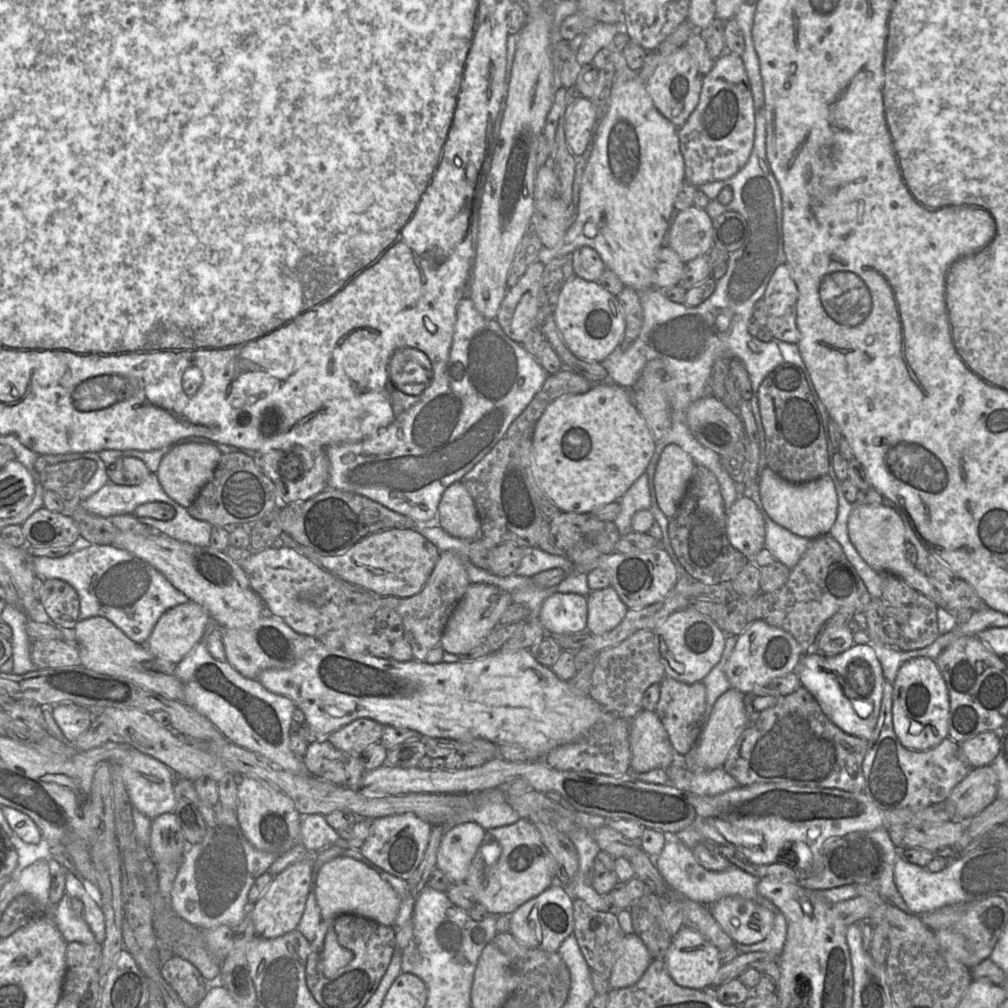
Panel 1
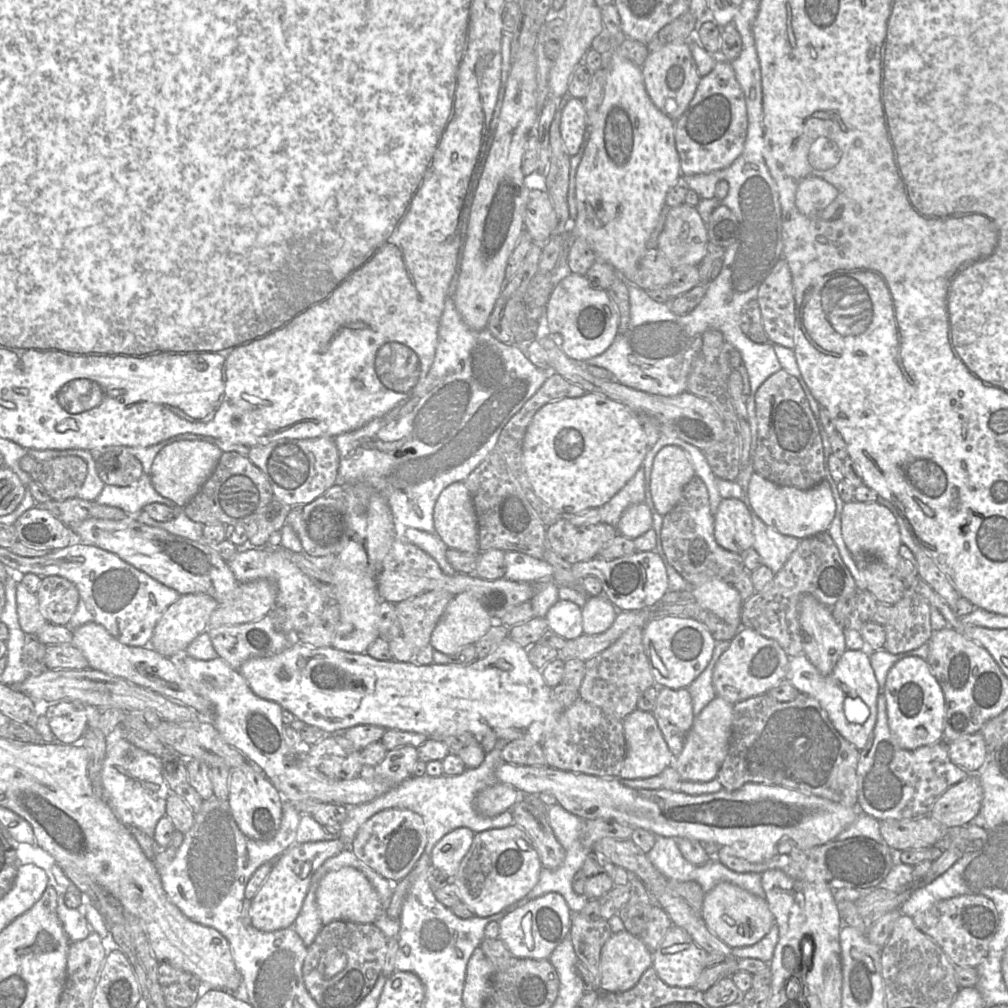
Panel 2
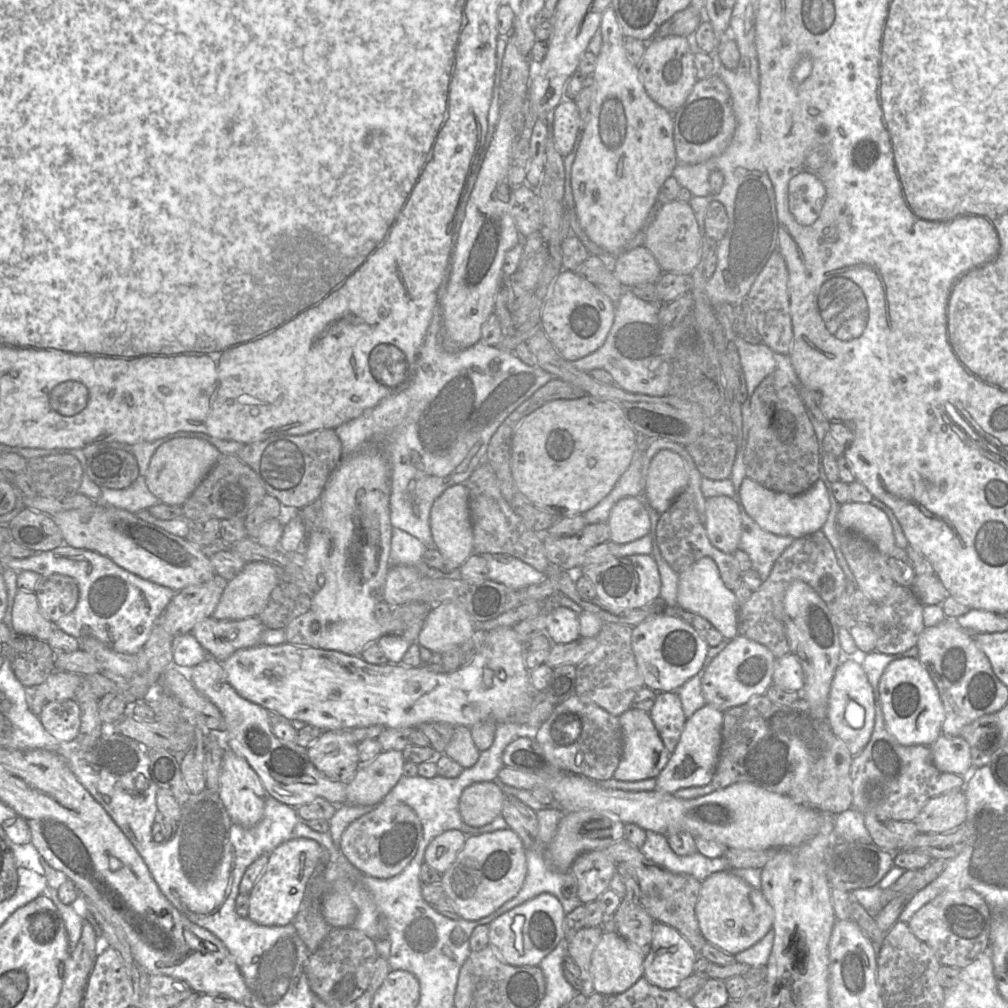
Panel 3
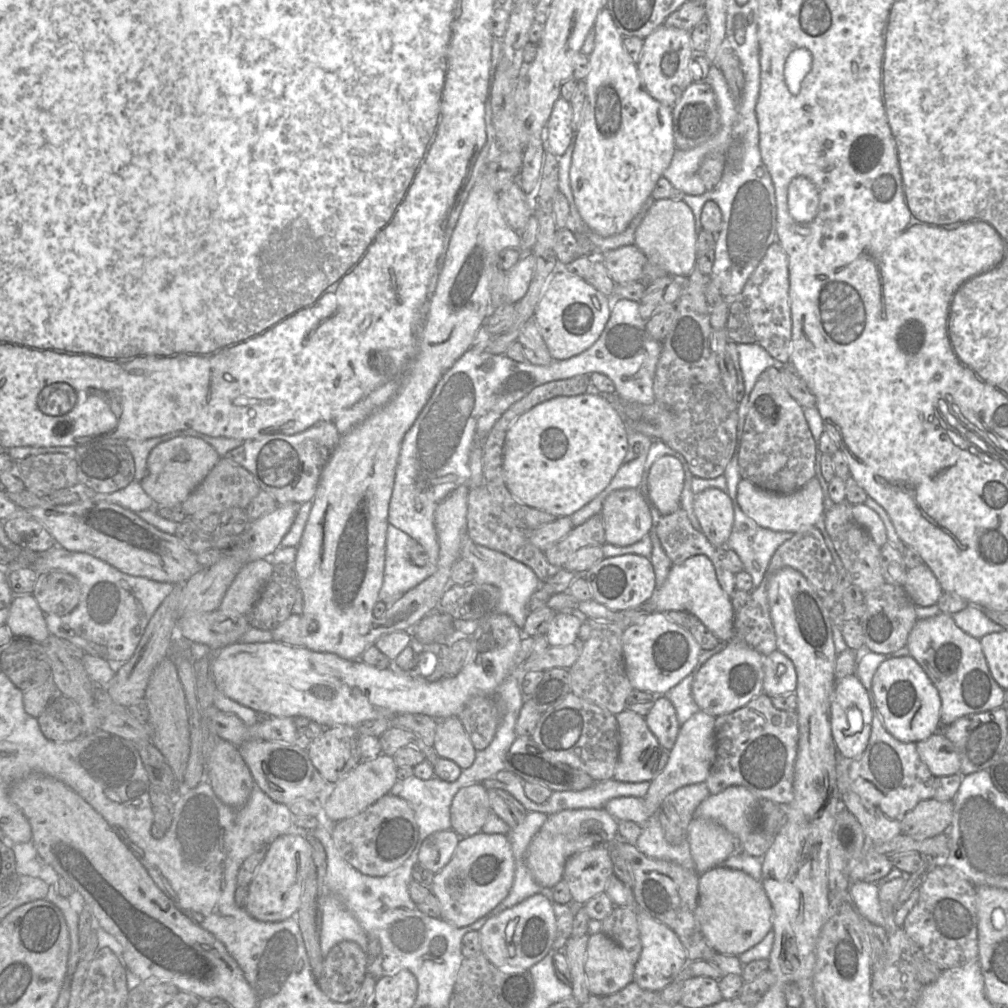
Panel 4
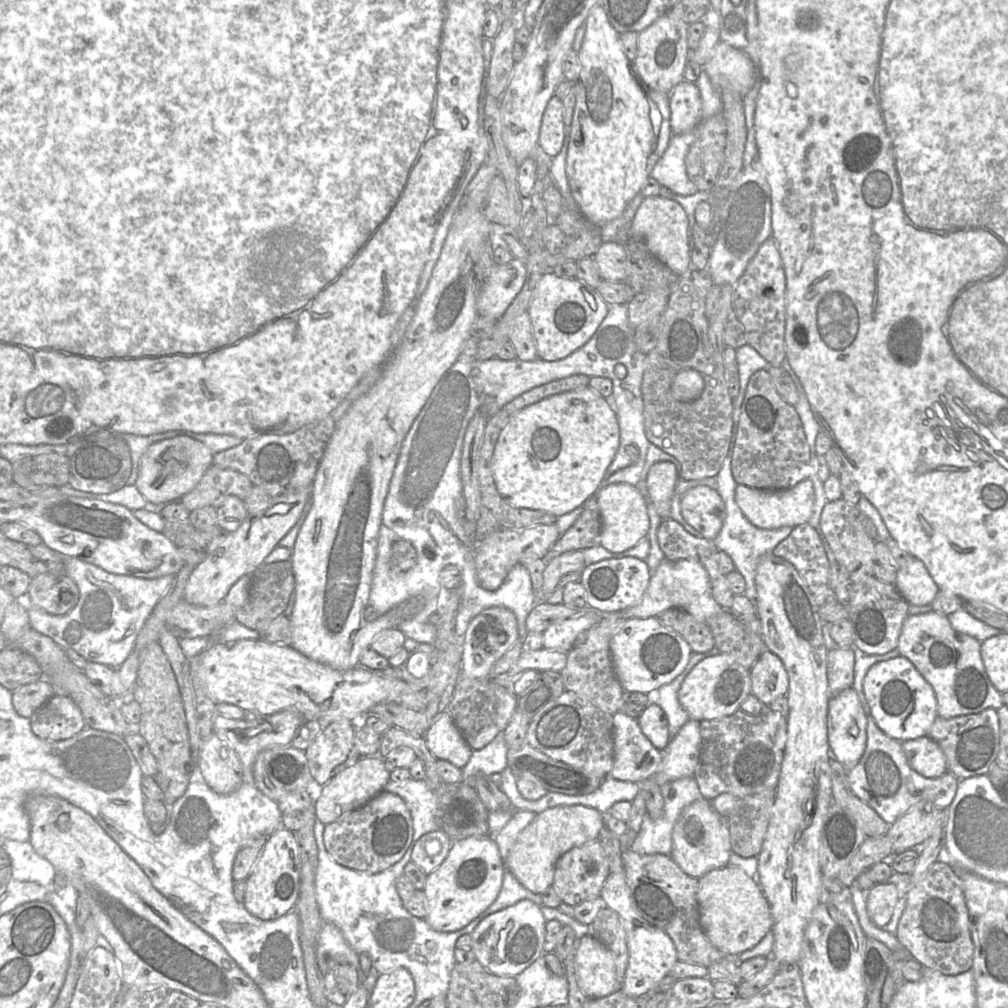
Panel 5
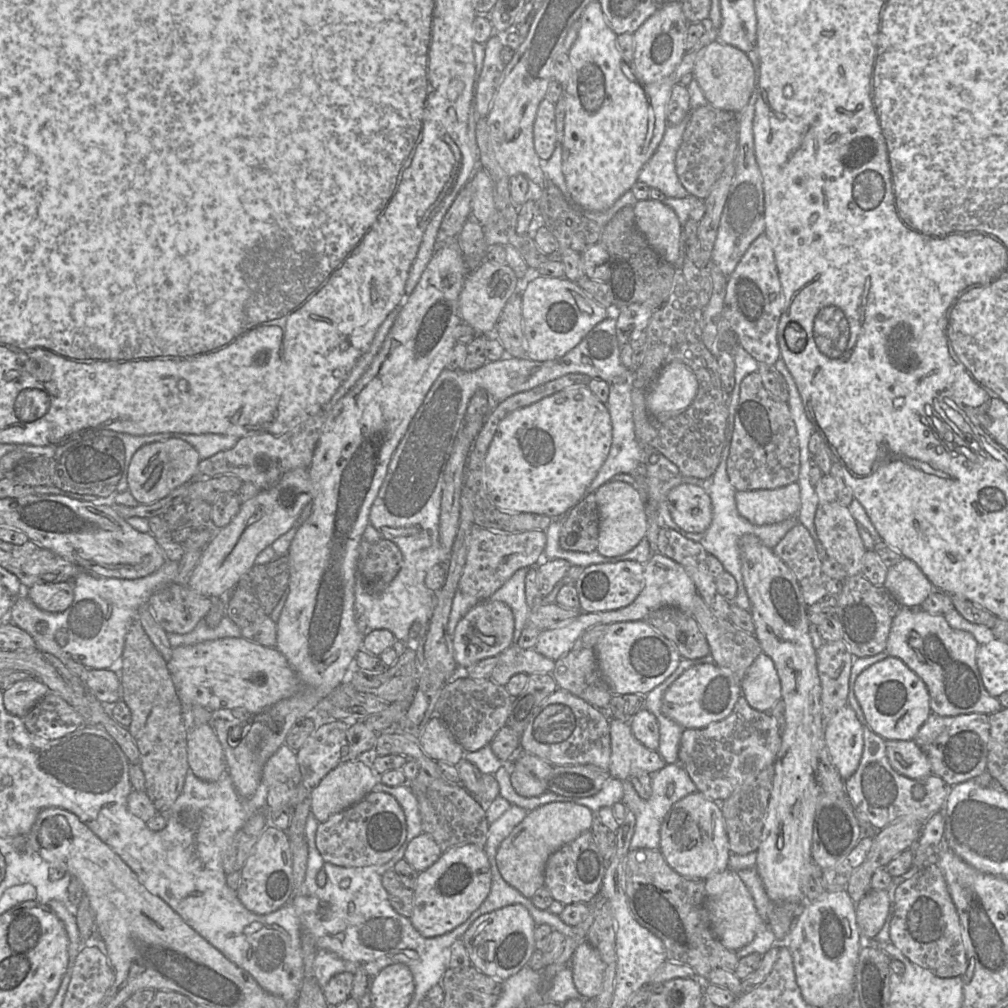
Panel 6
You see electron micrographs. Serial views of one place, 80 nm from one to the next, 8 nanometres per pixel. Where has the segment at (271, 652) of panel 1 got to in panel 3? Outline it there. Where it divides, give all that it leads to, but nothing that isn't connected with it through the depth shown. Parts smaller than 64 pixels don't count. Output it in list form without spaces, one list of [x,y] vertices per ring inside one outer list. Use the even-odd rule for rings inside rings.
[[[211,616],[197,623],[191,634],[210,657],[222,662],[239,649],[259,645],[264,629],[259,617],[218,620]]]

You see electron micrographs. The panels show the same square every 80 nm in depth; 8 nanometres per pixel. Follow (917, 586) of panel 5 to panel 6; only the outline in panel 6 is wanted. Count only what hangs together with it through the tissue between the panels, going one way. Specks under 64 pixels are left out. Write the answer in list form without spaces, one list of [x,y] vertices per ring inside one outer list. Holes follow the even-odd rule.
[[[902,558],[888,568],[884,587],[901,608],[920,606],[935,589],[920,567],[909,558]]]

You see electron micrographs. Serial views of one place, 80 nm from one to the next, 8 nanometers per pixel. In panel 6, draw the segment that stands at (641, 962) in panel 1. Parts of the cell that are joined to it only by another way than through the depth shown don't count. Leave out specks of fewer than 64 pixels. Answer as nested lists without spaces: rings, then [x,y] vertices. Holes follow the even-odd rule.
[[[587,940],[578,945],[568,967],[572,970],[574,985],[582,996],[592,999],[600,993],[606,964]]]

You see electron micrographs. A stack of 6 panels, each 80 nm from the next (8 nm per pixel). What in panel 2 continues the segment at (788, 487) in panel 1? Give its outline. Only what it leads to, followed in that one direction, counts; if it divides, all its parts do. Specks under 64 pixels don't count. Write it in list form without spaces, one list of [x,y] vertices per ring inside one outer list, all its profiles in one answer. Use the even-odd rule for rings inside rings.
[[[753,473],[748,483],[748,499],[751,510],[766,525],[781,534],[800,540],[827,531],[836,511],[831,486],[825,479],[810,489],[800,490],[791,486],[777,485]]]

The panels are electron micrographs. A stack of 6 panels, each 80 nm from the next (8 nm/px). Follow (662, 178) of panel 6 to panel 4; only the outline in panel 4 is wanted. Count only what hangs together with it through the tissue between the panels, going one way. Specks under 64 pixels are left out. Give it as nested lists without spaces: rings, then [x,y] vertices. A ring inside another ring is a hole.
[[[720,127],[710,140],[689,150],[675,149],[669,166],[663,172],[672,186],[687,195],[701,195],[706,188],[698,175],[699,166],[709,152],[726,144],[732,127]]]

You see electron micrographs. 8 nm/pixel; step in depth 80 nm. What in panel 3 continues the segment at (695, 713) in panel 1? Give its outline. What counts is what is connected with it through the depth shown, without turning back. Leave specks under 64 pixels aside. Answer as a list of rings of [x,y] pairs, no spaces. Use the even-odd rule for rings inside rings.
[[[677,692],[657,693],[649,715],[665,748],[669,753],[672,753],[678,744],[687,720]]]

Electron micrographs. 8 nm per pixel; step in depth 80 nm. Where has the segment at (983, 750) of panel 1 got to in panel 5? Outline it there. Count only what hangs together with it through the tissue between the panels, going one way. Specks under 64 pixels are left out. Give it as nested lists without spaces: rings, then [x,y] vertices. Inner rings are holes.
[[[928,736],[902,742],[910,767],[926,778],[947,773],[946,757],[939,745]]]

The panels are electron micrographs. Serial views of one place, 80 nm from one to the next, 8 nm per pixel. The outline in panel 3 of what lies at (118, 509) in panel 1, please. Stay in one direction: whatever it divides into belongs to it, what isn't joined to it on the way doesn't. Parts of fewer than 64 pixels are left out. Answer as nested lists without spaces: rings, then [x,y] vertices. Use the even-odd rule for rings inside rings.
[[[140,475],[128,488],[102,488],[100,500],[94,501],[111,505],[133,514],[162,503],[161,500],[149,490],[145,477]]]

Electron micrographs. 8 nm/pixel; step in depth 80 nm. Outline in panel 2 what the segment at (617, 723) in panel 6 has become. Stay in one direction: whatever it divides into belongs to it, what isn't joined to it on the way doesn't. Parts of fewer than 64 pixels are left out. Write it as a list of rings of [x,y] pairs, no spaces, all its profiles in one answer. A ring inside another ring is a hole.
[[[635,709],[622,720],[626,741],[626,756],[618,777],[641,779],[659,775],[670,766],[675,756],[670,752],[652,712]]]

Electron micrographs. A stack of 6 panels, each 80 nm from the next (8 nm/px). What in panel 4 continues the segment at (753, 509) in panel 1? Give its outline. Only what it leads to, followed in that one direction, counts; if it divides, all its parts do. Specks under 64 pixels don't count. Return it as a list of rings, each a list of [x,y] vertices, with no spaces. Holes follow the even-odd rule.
[[[708,488],[695,494],[694,514],[701,532],[710,543],[726,547],[734,522],[734,508],[729,495],[716,488]]]

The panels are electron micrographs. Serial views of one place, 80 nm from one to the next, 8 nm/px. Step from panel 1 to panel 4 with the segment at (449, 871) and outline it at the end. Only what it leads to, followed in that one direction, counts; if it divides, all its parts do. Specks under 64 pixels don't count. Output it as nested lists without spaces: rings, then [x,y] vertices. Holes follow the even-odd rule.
[[[452,829],[430,834],[421,844],[418,863],[434,874],[439,872],[450,861],[460,838]]]

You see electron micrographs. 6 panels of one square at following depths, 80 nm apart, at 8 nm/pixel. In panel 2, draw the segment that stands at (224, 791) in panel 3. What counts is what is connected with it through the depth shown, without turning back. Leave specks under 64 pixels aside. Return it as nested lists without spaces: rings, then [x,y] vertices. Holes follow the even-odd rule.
[[[252,763],[229,771],[227,802],[238,828],[247,838],[266,841],[278,832],[282,817],[282,795]]]

